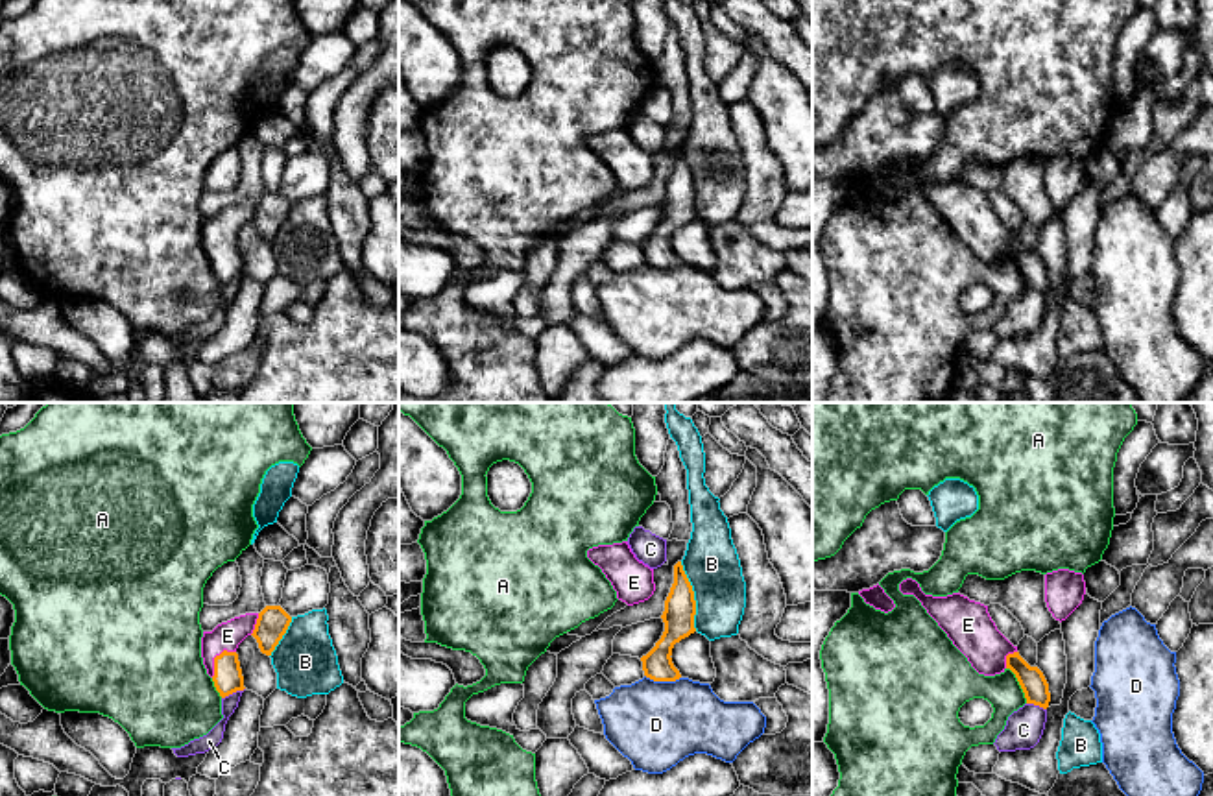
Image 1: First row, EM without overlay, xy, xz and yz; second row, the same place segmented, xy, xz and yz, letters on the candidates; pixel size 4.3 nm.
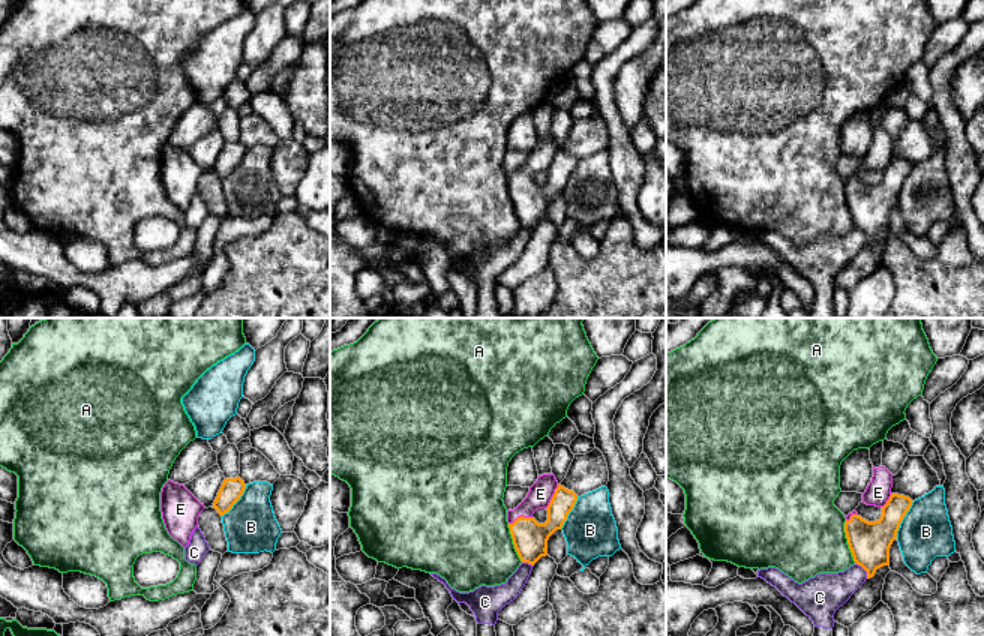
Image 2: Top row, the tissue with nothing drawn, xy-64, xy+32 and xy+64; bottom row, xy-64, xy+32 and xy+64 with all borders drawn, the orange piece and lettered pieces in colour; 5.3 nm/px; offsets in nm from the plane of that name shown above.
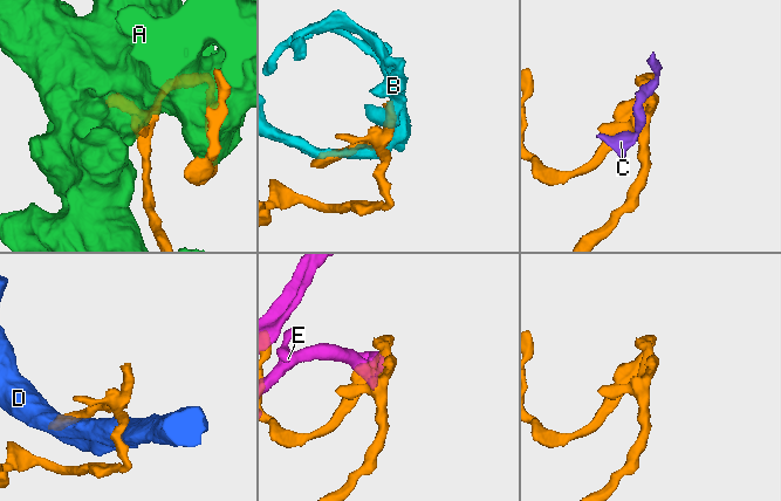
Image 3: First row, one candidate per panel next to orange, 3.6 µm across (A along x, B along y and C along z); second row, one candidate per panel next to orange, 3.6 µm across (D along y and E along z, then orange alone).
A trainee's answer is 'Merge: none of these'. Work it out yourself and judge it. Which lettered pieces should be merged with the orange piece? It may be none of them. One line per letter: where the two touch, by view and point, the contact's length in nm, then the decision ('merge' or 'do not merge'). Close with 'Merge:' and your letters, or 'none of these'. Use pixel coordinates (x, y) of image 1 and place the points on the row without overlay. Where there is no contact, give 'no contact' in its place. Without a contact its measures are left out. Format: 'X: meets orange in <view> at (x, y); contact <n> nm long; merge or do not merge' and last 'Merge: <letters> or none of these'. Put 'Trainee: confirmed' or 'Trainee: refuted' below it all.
A: meets orange in yz at (1020, 270); contact 180 nm long; do not merge
B: meets orange in xz at (693, 183); contact 320 nm long; do not merge
C: meets orange in xy at (233, 277); contact 120 nm long; do not merge
D: meets orange in xz at (663, 266); contact 160 nm long; do not merge
E: meets orange in xy at (215, 244); contact 160 nm long; merge
Merge: E
Trainee: refuted

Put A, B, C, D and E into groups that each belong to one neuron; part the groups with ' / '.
A / B / C / D / E

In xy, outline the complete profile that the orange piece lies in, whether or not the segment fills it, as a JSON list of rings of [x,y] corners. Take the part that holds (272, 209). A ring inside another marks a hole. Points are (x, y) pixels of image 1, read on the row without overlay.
[[[266,192],[260,199],[246,199],[203,218],[201,244],[222,284],[244,277],[244,262],[236,235],[253,222],[262,240],[271,242],[292,203],[281,192]]]

